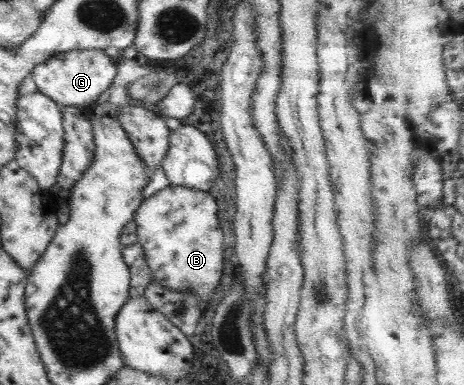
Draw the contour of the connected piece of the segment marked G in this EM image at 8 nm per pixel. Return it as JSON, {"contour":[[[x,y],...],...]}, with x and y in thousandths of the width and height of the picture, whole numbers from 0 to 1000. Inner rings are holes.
{"contour":[[[220,127],[157,130],[103,148],[67,190],[84,242],[106,252],[129,278],[194,278],[244,216],[252,192],[250,164]]]}

